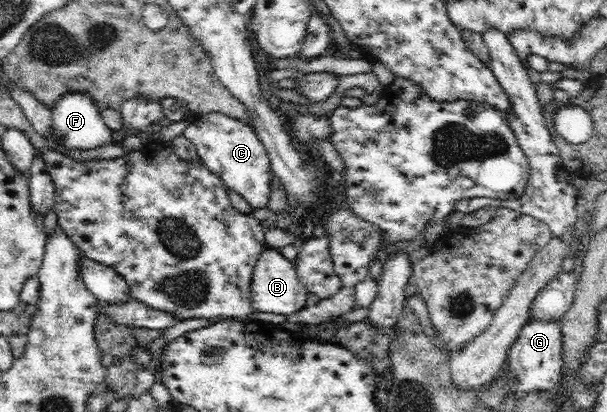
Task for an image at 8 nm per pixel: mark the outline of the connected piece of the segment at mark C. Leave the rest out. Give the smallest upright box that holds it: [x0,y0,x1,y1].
[182,113,271,208]

